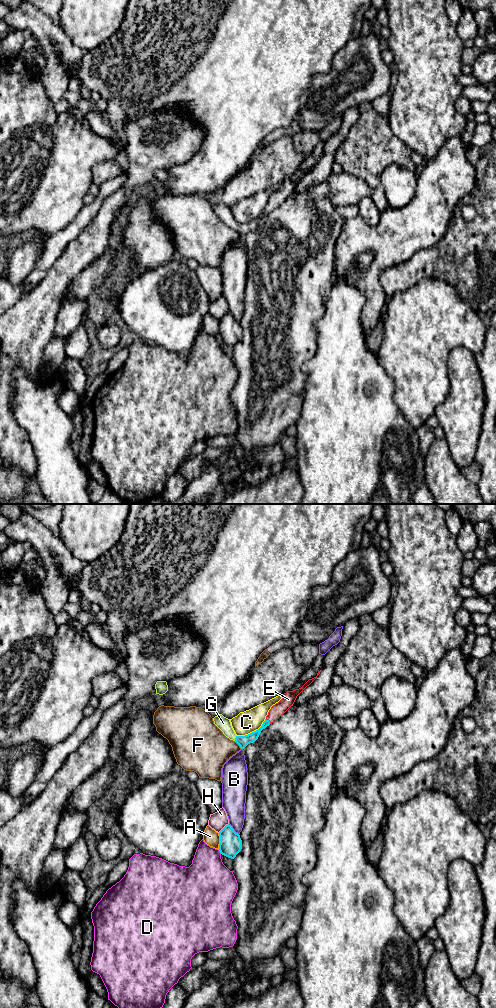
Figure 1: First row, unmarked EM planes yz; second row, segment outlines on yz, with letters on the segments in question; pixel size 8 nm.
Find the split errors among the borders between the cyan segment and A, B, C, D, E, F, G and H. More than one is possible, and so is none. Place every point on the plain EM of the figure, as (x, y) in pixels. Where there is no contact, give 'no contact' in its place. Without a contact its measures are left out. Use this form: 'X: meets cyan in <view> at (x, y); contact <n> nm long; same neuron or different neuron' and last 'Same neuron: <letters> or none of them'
A: meets cyan in yz at (220, 329); contact 140 nm long; different neuron
B: meets cyan in yz at (233, 317); contact 120 nm long; different neuron
C: meets cyan in yz at (252, 220); contact 280 nm long; different neuron
D: meets cyan in yz at (220, 340); contact 40 nm long; different neuron
E: meets cyan in yz at (268, 208); contact 60 nm long; same neuron
F: meets cyan in yz at (238, 232); contact 90 nm long; different neuron
G: meets cyan in yz at (235, 226); contact 40 nm long; same neuron
H: meets cyan in yz at (224, 315); contact 120 nm long; different neuron
Same neuron: E, G

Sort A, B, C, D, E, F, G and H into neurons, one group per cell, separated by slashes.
A / B / C / D / E G / F / H

